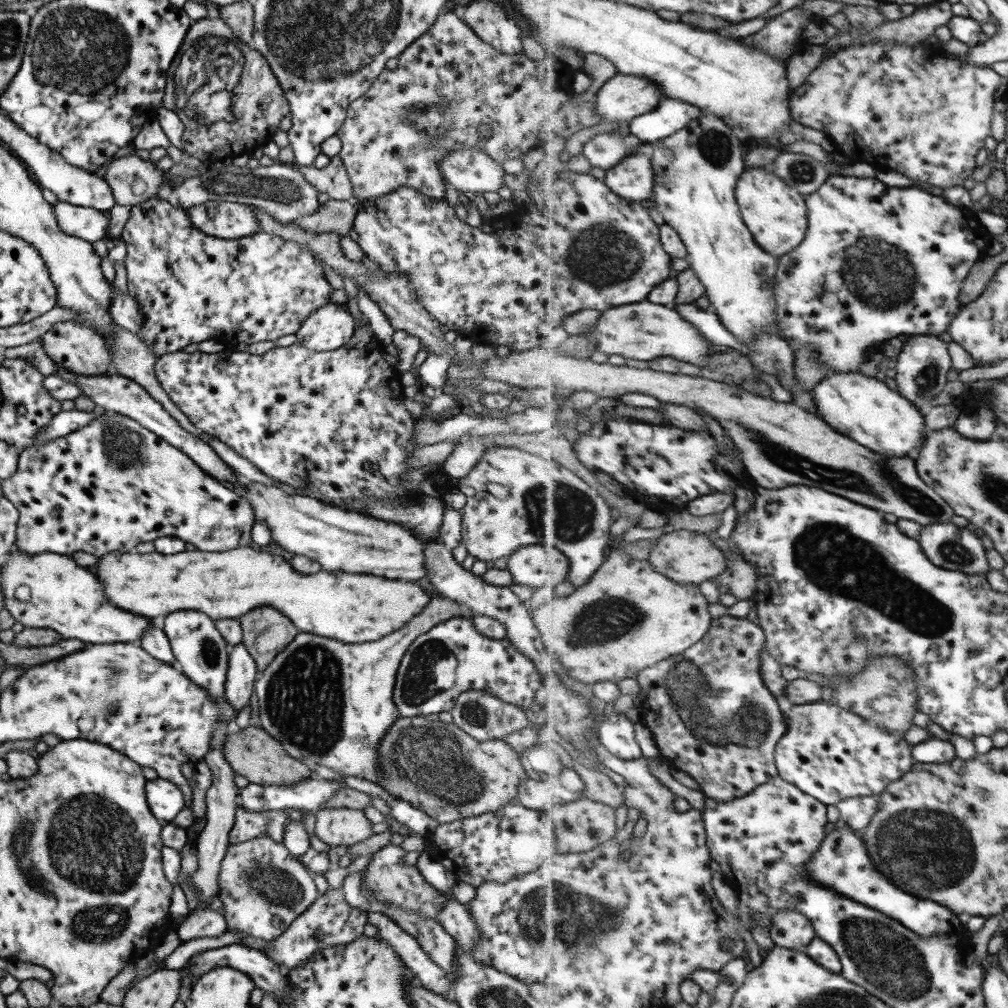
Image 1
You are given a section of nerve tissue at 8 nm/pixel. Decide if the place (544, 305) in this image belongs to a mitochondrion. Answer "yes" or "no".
no

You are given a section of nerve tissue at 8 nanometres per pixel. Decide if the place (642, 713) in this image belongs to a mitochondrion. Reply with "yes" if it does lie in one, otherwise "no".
no

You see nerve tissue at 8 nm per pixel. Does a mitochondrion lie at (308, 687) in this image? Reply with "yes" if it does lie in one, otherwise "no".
yes

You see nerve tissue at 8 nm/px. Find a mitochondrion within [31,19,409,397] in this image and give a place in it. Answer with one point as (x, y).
(206, 81)

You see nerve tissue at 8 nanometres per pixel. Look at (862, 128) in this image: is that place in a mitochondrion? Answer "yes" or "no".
no

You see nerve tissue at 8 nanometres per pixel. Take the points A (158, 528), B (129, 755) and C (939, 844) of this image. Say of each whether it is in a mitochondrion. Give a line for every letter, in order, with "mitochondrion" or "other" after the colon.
A: other
B: other
C: mitochondrion

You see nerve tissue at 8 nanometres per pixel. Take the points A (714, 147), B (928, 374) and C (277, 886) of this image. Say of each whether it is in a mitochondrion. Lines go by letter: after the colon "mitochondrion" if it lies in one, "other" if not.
A: mitochondrion
B: mitochondrion
C: mitochondrion

